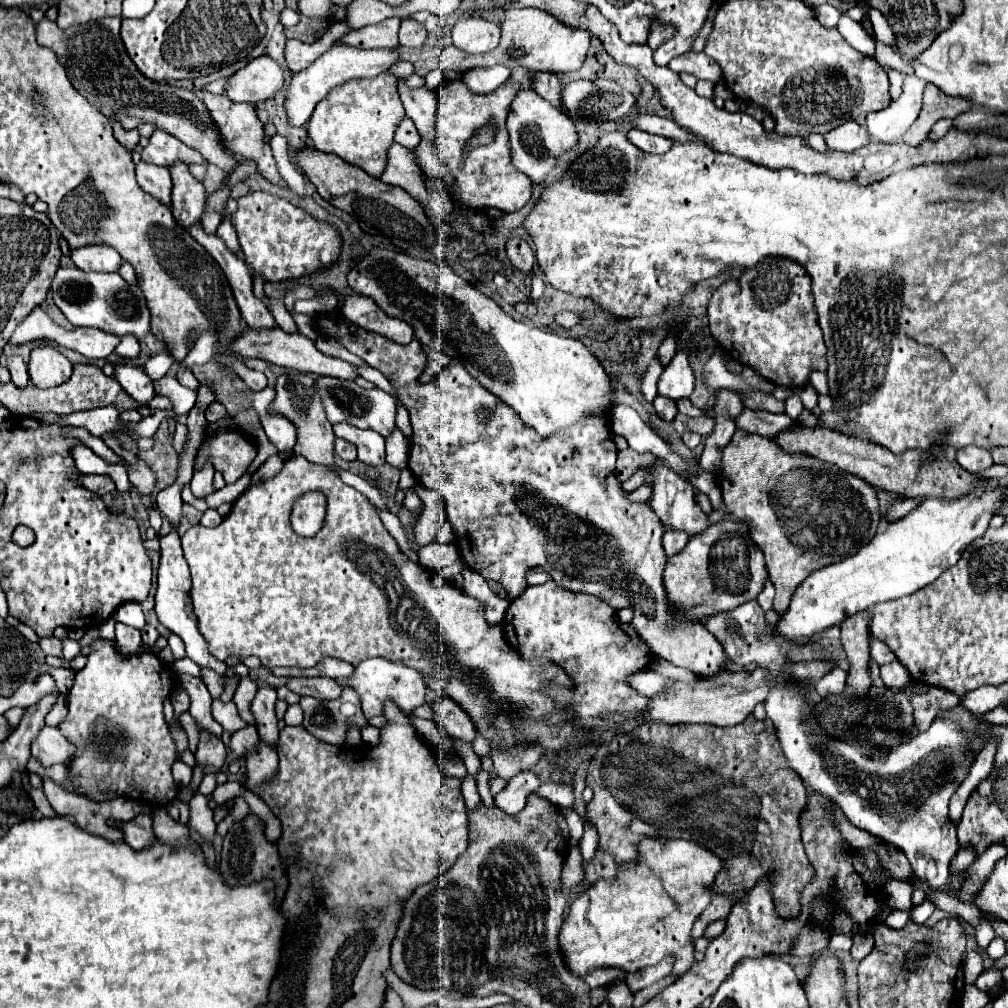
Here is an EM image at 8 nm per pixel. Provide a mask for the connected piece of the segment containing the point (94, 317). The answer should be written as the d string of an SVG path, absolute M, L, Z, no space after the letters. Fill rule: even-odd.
M59 268L53 282L53 300L59 306L59 310L67 316L67 320L73 326L89 326L89 328L101 328L103 332L109 332L113 336L135 336L139 342L151 332L149 320L151 312L145 304L145 296L139 286L127 284L119 274L115 272L81 272L79 268Z

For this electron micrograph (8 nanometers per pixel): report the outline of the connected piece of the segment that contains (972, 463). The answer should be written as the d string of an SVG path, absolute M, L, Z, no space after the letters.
M969 446L969 448L959 448L955 452L955 460L961 468L965 468L967 472L979 472L985 470L989 466L993 466L993 458L989 454L989 450L977 448L977 446Z

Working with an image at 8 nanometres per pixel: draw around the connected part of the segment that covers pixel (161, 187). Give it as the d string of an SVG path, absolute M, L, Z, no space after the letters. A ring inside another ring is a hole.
M141 160L135 166L135 172L137 172L137 182L145 192L159 198L167 206L171 204L171 174L167 172L167 168L147 164L145 160Z

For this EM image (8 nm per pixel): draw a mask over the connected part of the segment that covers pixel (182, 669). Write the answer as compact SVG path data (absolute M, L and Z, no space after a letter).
M189 658L175 660L175 662L173 662L173 670L175 670L177 674L191 674L191 676L201 678L201 670L199 670L199 666L197 666L193 660L189 660Z

